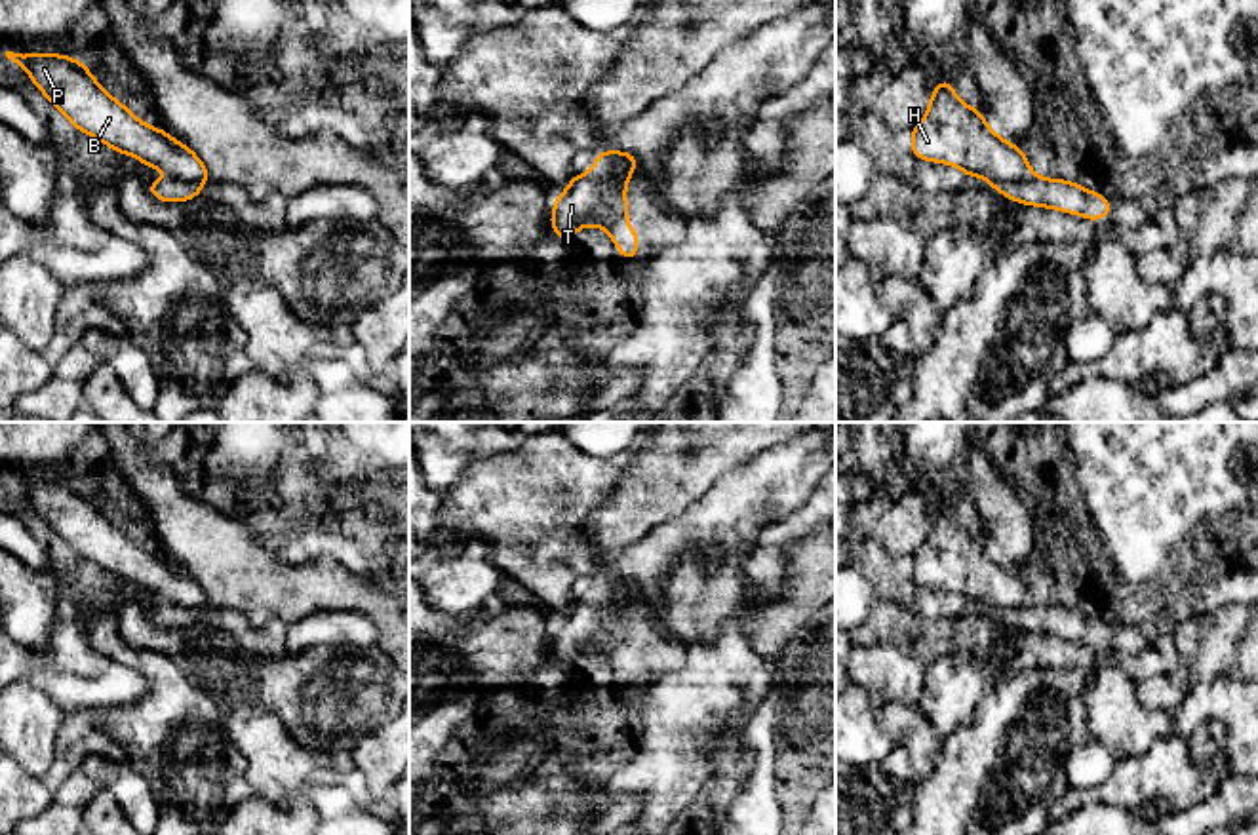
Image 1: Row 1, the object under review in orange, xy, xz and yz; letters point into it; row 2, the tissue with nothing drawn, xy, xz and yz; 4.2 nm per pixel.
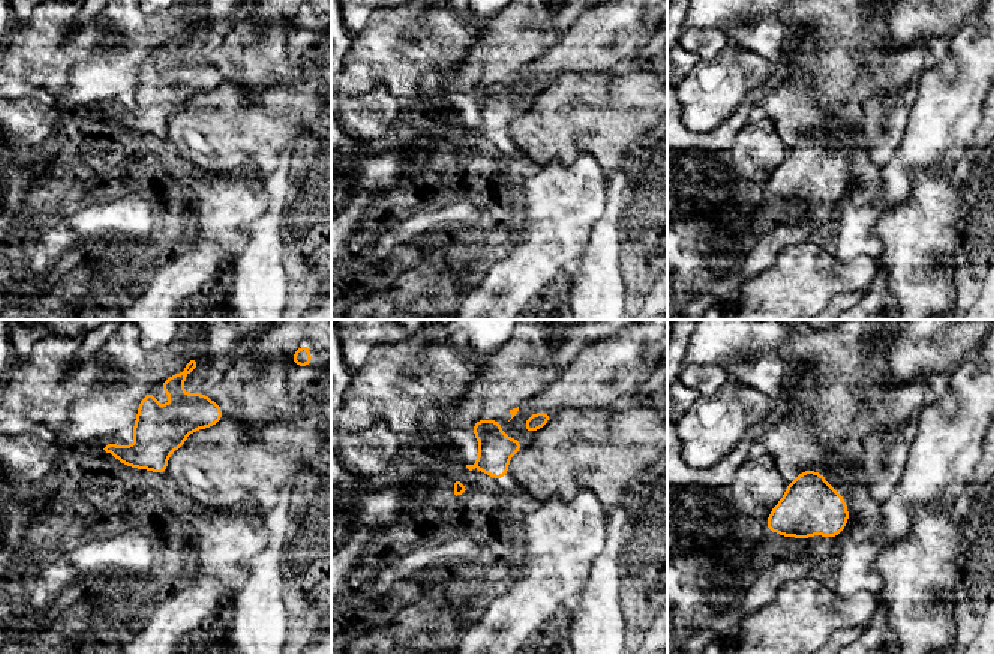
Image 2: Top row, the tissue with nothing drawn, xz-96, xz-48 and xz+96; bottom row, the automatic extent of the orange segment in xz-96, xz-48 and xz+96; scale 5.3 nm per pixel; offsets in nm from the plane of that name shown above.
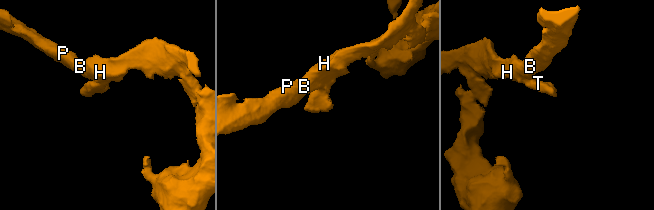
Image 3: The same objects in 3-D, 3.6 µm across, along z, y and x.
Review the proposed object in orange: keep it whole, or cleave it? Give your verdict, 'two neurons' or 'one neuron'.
two neurons

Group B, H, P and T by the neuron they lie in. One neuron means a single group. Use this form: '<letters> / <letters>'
B H P / T

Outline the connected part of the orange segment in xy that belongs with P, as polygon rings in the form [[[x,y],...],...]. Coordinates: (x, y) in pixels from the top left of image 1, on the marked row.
[[[6,51],[23,67],[36,87],[61,110],[74,129],[97,137],[108,148],[139,158],[148,167],[162,167],[185,183],[209,183],[202,160],[173,141],[166,129],[154,129],[135,118],[120,99],[110,97],[78,59],[55,53],[23,55]]]

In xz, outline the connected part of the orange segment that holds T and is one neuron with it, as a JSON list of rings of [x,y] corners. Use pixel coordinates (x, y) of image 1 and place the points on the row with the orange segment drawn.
[[[600,152],[592,169],[573,175],[565,192],[554,200],[552,230],[569,245],[580,226],[603,226],[622,259],[638,255],[638,232],[626,223],[626,177],[620,167]]]

